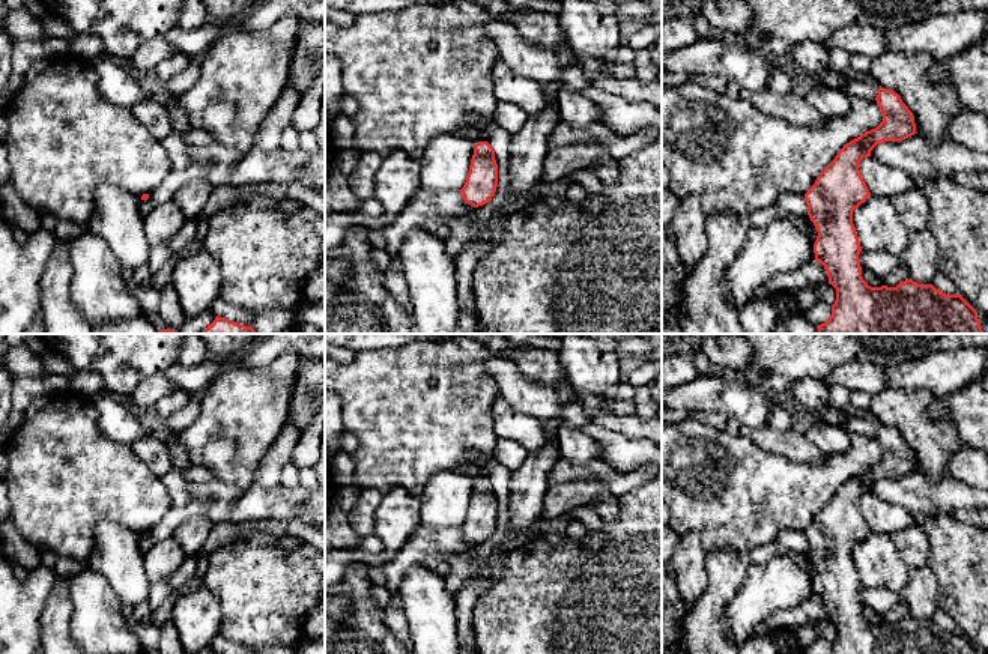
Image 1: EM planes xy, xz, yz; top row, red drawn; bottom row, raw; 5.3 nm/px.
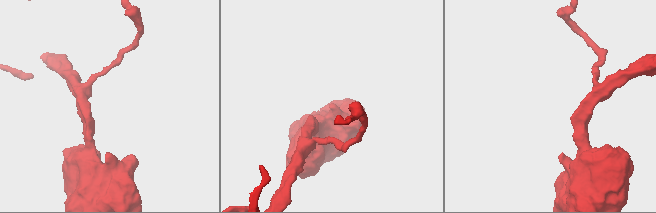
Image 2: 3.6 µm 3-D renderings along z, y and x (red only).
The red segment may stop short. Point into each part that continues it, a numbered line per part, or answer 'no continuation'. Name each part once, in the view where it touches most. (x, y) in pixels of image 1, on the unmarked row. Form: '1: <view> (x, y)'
no continuation

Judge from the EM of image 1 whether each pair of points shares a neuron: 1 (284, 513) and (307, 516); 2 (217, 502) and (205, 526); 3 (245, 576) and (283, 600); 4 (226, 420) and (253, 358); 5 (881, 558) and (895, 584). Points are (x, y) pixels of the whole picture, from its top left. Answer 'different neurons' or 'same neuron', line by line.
1: same neuron
2: different neurons
3: same neuron
4: different neurons
5: same neuron

